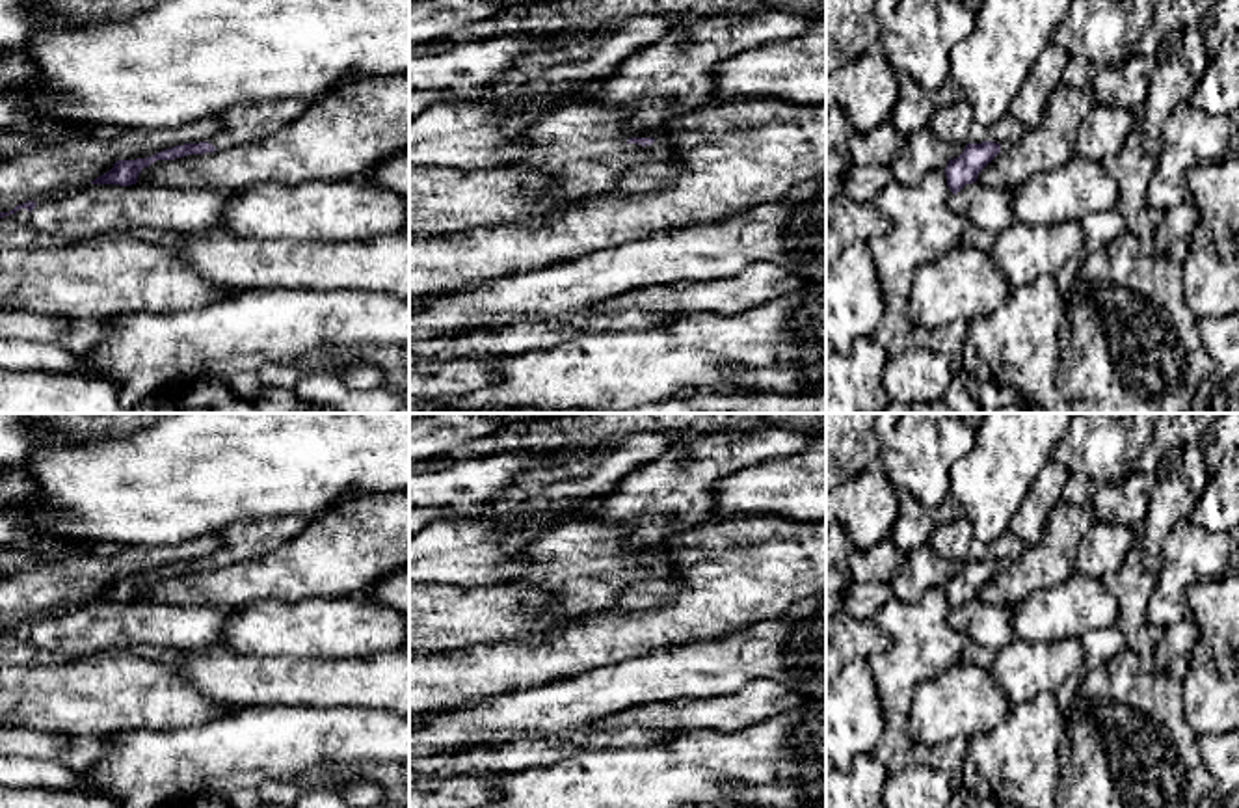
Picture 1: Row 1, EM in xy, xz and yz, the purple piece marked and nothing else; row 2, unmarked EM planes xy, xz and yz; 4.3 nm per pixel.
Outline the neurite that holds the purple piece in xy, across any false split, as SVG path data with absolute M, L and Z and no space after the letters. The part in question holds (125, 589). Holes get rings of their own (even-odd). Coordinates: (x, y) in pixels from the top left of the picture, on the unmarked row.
M275 516L229 525L220 532L225 545L212 553L208 559L177 562L147 575L117 577L110 588L97 594L91 601L130 603L138 599L141 586L149 585L156 577L175 577L188 572L205 572L264 557L266 553L277 549L300 534L307 523L309 521L305 518L298 516Z

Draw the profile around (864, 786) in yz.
M874 754L858 756L848 773L826 761L826 808L886 808L887 771Z

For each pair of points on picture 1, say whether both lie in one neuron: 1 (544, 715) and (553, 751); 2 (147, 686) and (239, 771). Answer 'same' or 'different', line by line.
1: different
2: different

